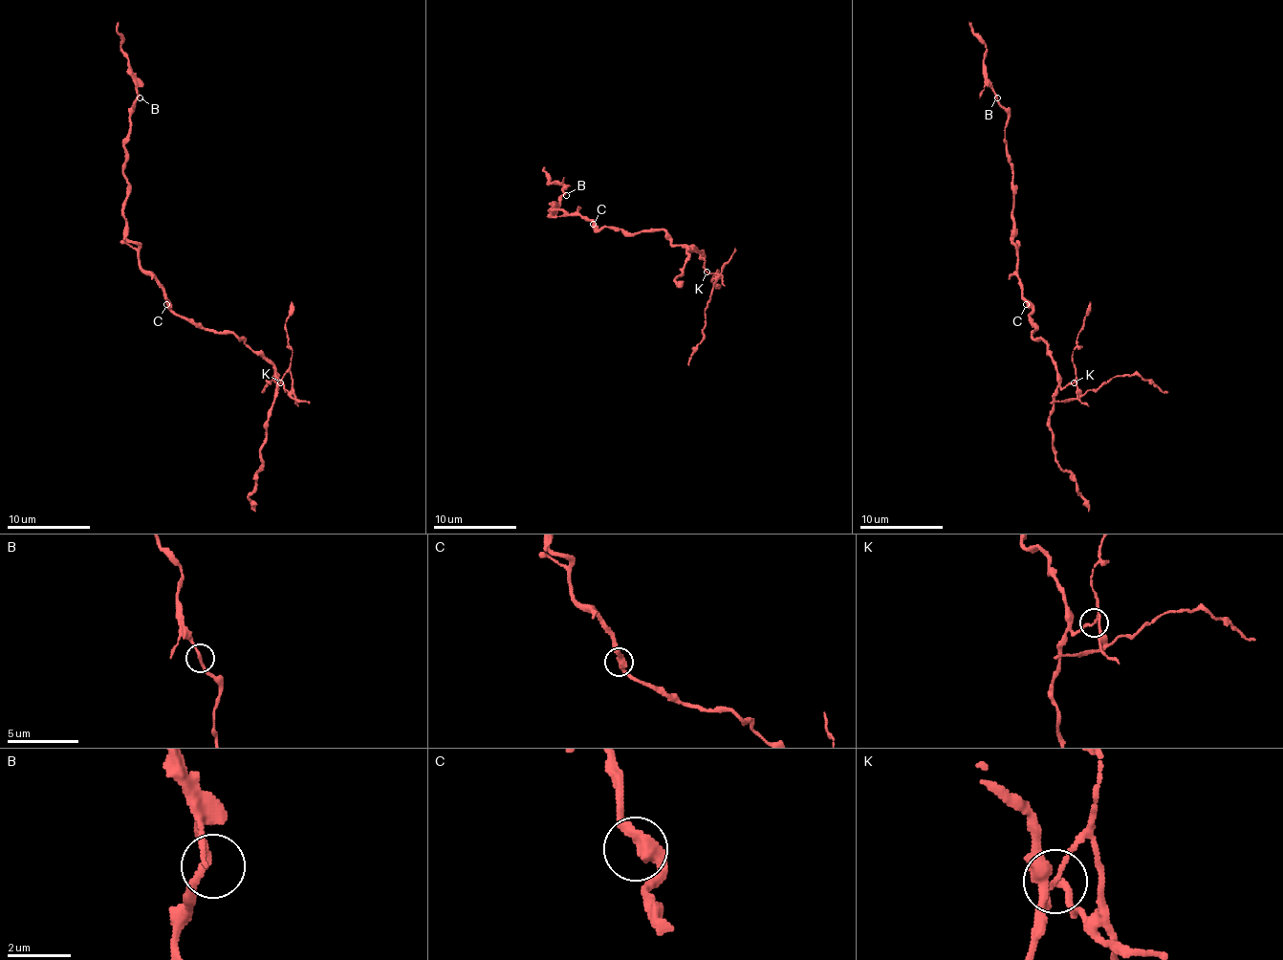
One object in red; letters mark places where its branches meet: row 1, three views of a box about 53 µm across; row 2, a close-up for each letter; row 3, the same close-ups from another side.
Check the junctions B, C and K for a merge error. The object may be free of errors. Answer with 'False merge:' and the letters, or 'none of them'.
False merge: K

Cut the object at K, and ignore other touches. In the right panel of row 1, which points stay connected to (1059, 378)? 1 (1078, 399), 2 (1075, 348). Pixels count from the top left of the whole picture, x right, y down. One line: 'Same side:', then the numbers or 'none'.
Same side: none

